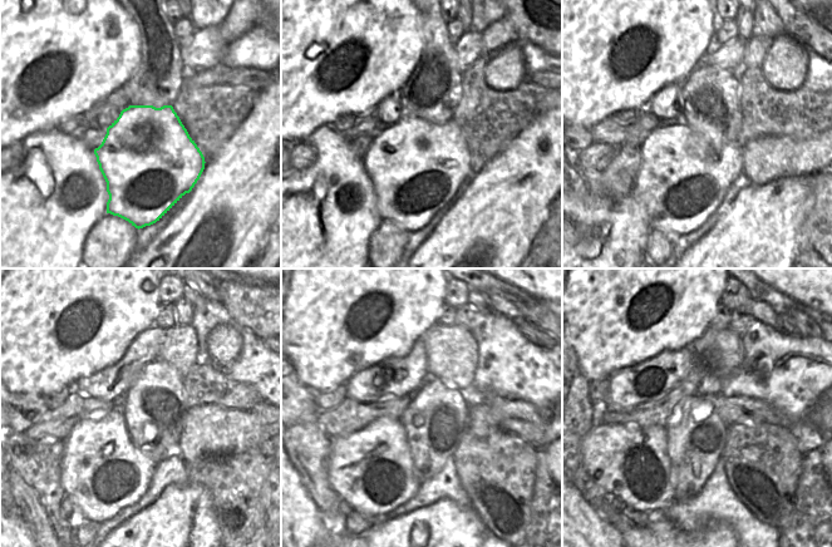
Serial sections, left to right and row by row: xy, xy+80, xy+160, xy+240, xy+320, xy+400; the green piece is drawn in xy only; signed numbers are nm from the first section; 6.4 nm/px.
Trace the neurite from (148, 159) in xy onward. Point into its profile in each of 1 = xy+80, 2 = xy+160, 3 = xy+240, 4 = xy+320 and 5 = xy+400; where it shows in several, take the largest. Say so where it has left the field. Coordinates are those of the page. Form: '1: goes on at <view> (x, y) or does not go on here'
1: goes on at xy+80 (417, 167)
2: goes on at xy+160 (679, 185)
3: goes on at xy+240 (102, 472)
4: goes on at xy+320 (372, 469)
5: goes on at xy+400 (629, 461)

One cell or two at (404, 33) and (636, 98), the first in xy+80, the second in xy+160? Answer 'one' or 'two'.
one

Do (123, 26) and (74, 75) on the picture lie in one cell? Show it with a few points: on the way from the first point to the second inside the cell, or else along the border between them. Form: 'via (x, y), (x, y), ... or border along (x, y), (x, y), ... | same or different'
via (111, 39), (87, 63) | same

